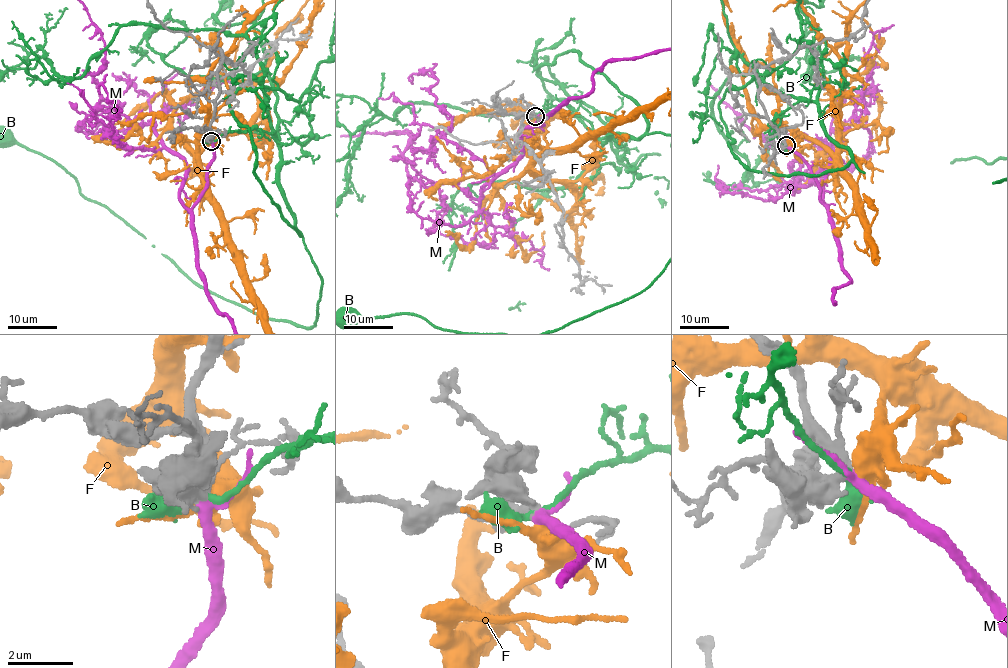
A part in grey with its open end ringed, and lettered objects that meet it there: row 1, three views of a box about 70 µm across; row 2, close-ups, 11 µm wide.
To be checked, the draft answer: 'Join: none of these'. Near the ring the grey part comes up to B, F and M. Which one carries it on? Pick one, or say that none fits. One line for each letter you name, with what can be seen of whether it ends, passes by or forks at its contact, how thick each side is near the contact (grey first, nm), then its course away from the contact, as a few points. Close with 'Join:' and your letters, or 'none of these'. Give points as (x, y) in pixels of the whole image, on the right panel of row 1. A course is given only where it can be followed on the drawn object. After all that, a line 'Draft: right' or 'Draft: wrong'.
M: it passes by | 280/240 nm
Join: M
Draft: wrong

